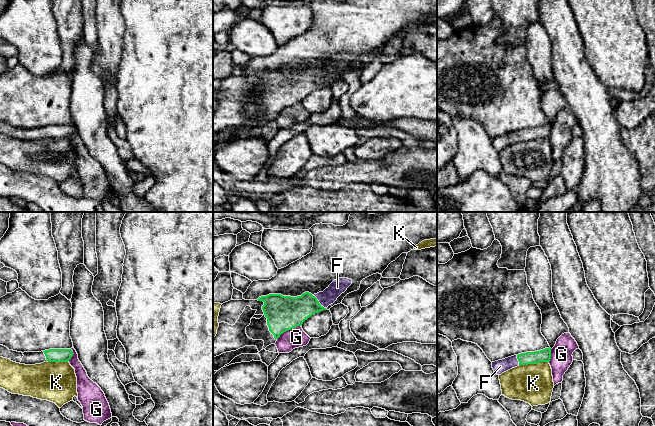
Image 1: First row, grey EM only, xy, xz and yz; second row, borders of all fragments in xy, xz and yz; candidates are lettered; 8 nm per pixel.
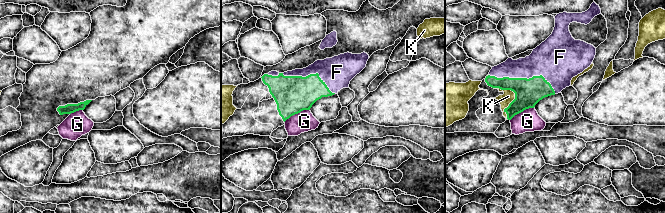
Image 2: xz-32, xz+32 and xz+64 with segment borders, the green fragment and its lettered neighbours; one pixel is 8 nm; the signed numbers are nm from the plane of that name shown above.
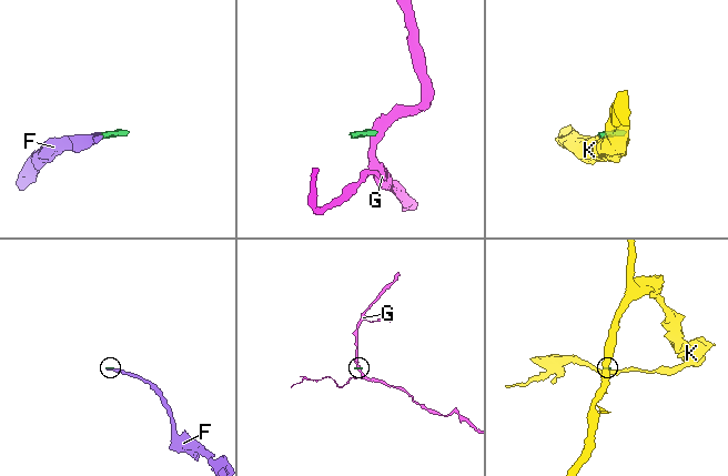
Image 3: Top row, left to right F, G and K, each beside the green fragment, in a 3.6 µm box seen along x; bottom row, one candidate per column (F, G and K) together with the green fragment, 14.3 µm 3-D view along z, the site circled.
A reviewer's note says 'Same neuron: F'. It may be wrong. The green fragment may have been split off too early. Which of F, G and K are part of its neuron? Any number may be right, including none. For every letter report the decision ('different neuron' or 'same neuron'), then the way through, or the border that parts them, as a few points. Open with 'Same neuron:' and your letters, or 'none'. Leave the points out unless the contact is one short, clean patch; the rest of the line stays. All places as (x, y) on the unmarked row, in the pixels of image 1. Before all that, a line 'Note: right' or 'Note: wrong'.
Note: right
Same neuron: F
F: same neuron
G: different neuron; border along xz (300, 101), (284, 107), (277, 115)
K: different neuron

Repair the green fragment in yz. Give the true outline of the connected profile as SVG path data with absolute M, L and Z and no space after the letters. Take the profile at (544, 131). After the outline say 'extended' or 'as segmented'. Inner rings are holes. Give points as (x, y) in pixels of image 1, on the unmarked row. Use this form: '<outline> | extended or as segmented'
M549 123L540 127L521 129L502 136L492 138L492 144L497 151L501 151L502 149L519 141L549 138L550 135L551 124Z | extended

